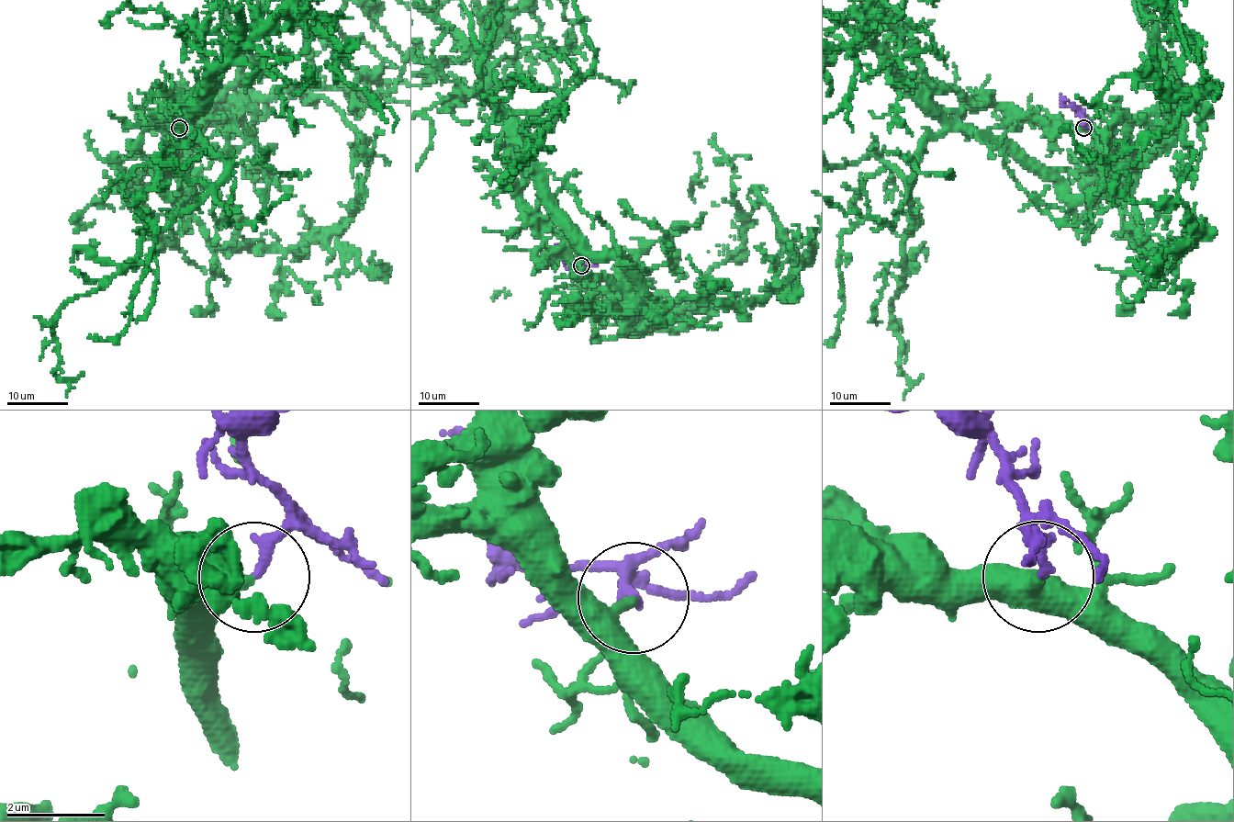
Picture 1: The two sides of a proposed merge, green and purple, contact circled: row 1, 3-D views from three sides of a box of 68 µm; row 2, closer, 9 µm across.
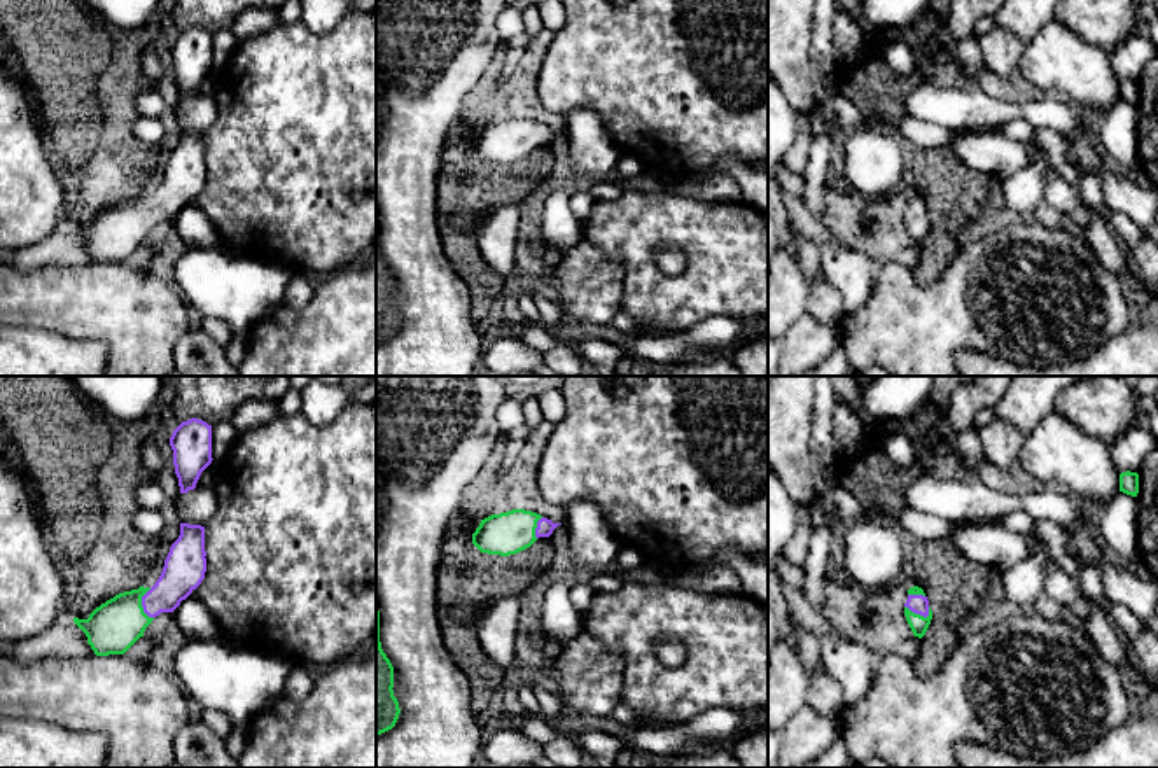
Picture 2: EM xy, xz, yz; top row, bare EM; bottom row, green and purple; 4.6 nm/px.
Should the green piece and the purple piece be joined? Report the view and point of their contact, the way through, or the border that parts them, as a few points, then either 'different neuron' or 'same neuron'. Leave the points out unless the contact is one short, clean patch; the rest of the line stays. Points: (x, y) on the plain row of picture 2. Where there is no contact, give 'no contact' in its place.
meets green in xy at (140, 212); runs through xy (114, 235), (140, 212), (154, 209), (182, 181); same neuron

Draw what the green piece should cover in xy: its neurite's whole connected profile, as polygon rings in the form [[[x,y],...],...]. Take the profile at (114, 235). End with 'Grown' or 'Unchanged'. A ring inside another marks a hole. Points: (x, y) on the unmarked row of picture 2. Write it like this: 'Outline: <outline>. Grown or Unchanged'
Outline: [[[180,131],[163,180],[152,196],[124,199],[96,215],[87,227],[73,226],[96,264],[124,262],[161,220],[173,220],[205,187],[205,135]]]. Grown

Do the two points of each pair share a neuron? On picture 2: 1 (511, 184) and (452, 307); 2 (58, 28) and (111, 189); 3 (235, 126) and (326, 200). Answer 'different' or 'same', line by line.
1: different
2: same
3: same

